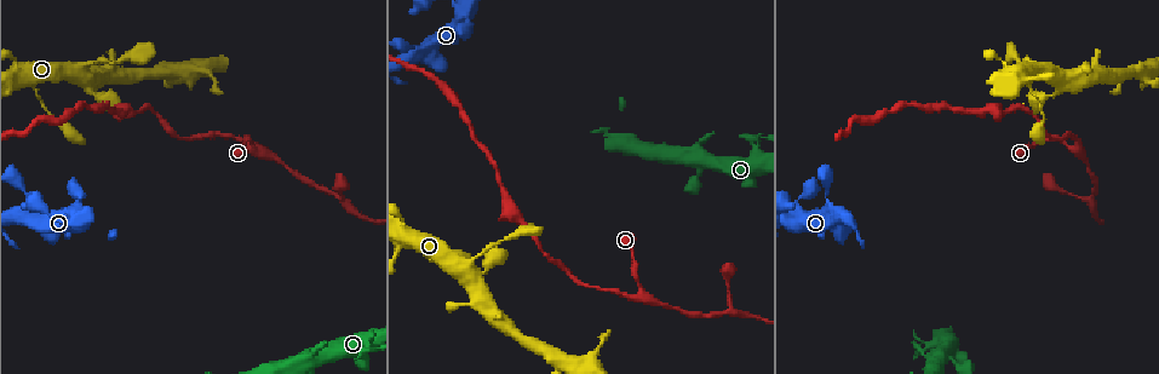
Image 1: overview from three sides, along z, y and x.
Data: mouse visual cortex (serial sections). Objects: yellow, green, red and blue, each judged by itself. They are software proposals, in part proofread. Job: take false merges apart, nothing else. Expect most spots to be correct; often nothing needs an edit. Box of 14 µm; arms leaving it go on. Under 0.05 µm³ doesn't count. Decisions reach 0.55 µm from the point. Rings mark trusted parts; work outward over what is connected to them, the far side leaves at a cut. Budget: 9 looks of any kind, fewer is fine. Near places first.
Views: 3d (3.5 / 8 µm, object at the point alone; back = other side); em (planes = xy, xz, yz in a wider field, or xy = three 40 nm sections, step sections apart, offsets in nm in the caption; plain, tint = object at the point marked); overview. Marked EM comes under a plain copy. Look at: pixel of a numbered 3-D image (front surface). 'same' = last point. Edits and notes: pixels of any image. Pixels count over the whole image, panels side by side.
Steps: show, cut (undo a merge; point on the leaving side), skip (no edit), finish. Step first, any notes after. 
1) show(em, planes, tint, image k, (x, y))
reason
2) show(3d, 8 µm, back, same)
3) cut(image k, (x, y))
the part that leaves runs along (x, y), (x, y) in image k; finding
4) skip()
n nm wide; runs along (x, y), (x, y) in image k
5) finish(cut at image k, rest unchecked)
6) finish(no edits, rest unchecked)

show(3d, 3.5 µm, image 1, (405, 232))
abrupt turn

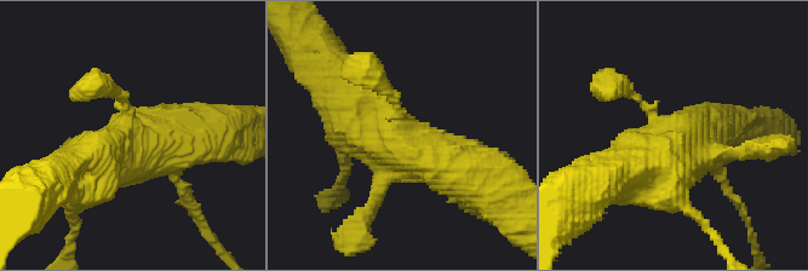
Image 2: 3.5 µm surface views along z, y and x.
show(em, xy, step 1, tint, image 2, (399, 125))
shape alone is not enough

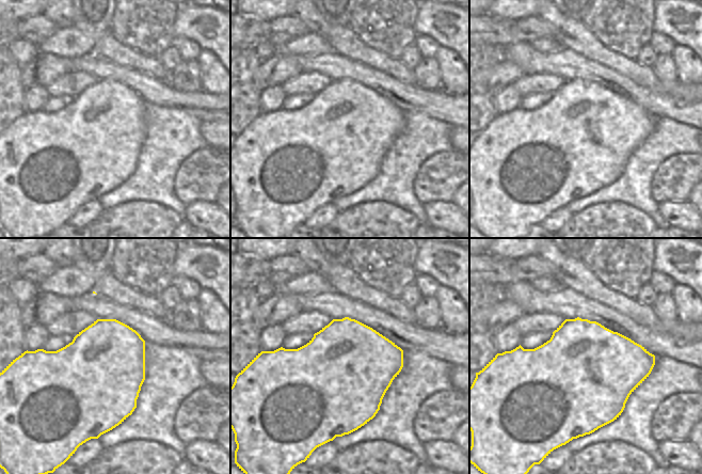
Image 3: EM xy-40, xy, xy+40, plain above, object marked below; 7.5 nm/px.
skip()
750 nm wide; runs along (470, 171), (395, 146), (354, 103) in image 2; all the same cell

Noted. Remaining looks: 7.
show(3d, 8 µm, image 1, (252, 150))
two arms in line, one across

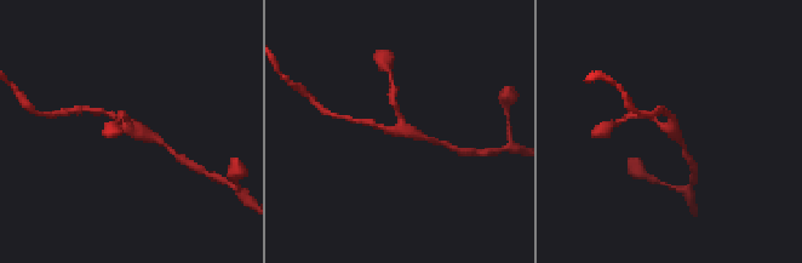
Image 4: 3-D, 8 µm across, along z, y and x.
show(3d, 3.5 µm, image 4, (672, 128))

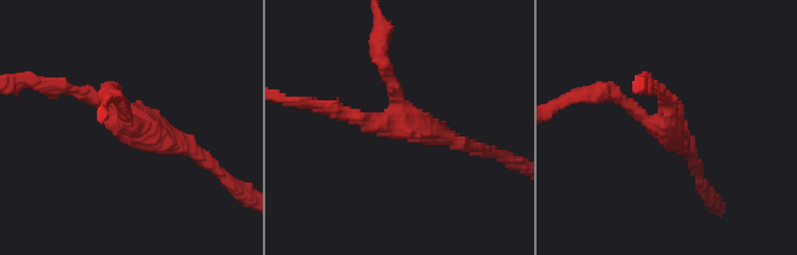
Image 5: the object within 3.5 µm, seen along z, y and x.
show(em, xy, step 2, tint, image 5, (402, 122))
3 arms; arms of 200, 200, 250 nm

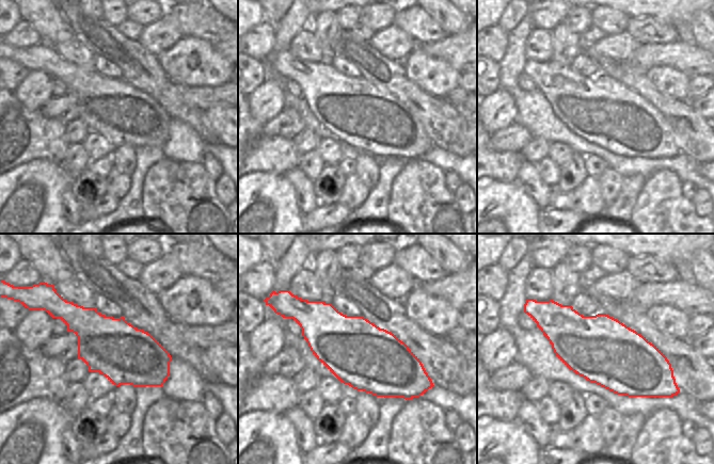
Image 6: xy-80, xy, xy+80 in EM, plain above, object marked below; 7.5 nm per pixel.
skip()
runs along (378, 54), (400, 120), (333, 110) in image 5; one cell here

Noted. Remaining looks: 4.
show(3d, 3.5 µm, back, image 1, (1092, 197))
two arms in line, one across

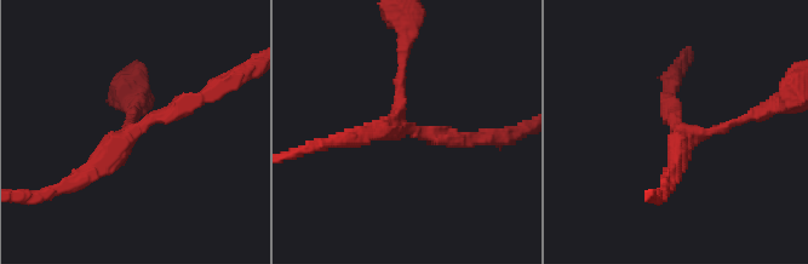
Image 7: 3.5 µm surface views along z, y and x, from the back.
show(em, xy, step 5, tint, image 7, (402, 125))
now the EM

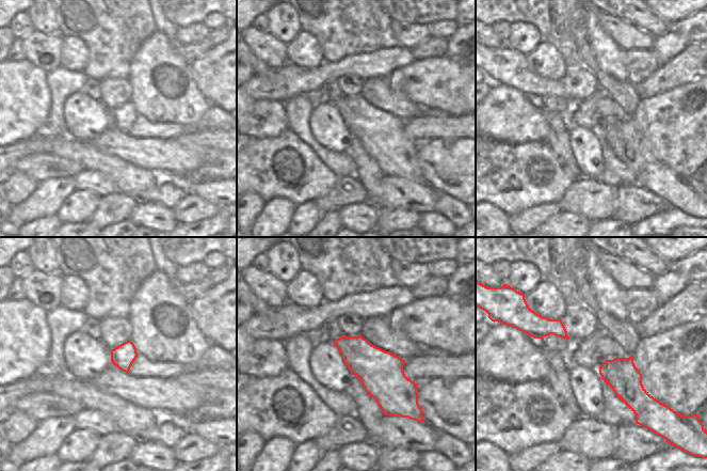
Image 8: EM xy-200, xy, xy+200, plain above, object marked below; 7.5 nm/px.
skip()
arms of 150, 200, 250 nm; runs along (474, 137), (396, 121), (404, 56) in image 7; continuous, no second cell

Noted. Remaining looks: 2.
show(3d, 8 µm, image 1, (930, 352))
thick turns thin

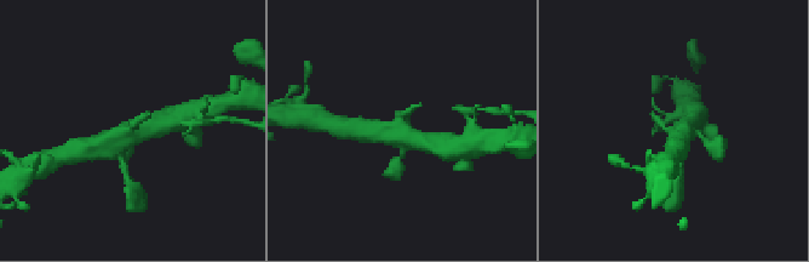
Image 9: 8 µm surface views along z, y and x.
show(em, xy, step 3, tint, image 9, (129, 131))
shape alone is not enough

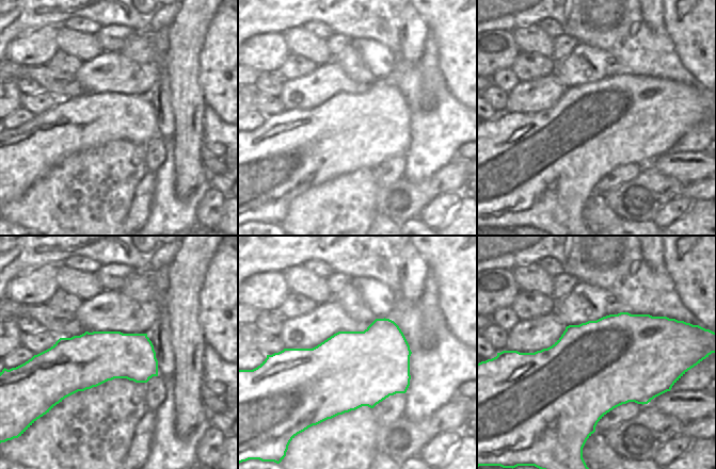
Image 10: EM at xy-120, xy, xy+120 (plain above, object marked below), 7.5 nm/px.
skip()
runs along (142, 131), (128, 132), (79, 152) in image 9; continuous, no second cell

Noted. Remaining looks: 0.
finish(no edits, rest unchecked)

